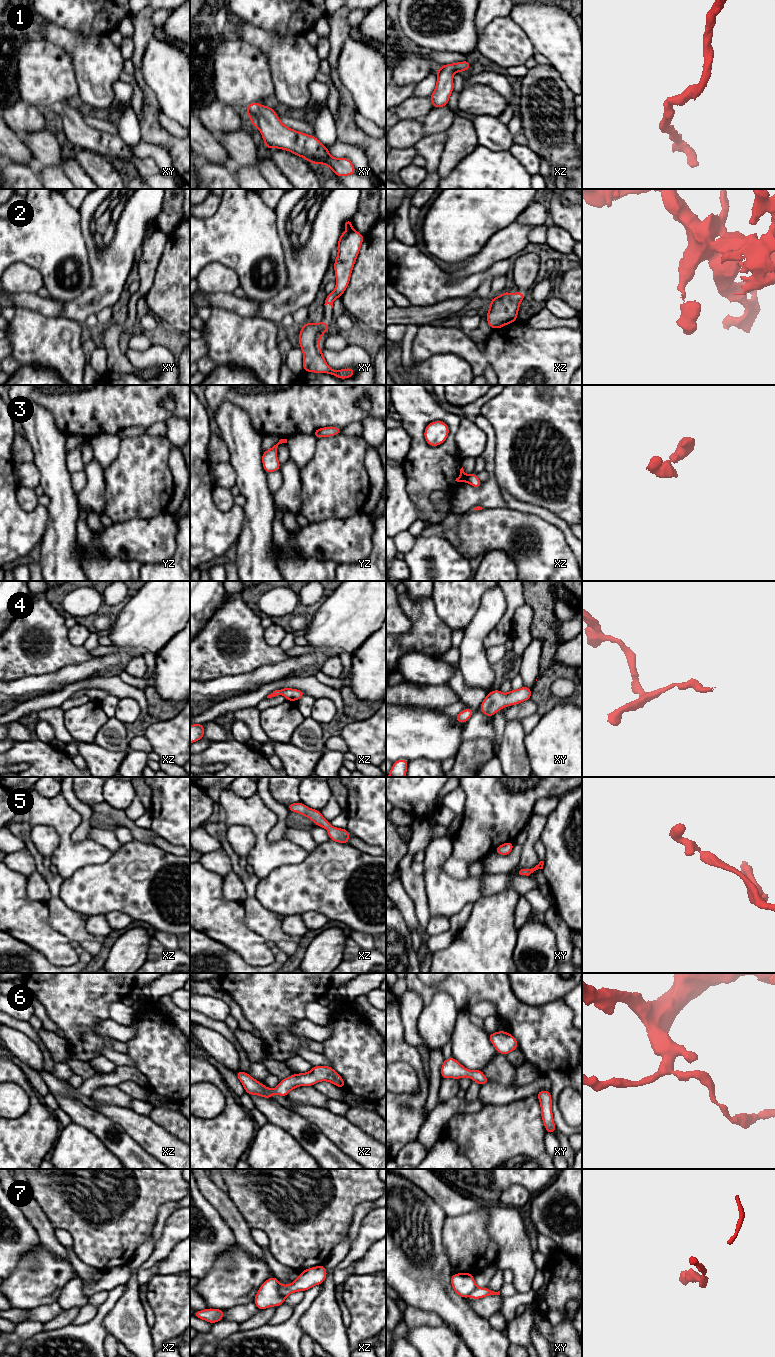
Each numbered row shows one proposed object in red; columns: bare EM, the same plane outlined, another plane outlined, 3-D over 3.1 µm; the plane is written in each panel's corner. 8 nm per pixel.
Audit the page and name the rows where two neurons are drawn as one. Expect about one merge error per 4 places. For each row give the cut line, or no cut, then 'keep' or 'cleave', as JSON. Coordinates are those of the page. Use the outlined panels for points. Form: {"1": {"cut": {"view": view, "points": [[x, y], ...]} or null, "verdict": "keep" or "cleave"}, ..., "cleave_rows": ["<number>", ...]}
{"1": {"cut": null, "verdict": "keep"}, "2": {"cut": null, "verdict": "keep"}, "3": {"cut": {"view": "xz", "points": [[467, 475], [465, 481]]}, "verdict": "cleave"}, "4": {"cut": null, "verdict": "keep"}, "5": {"cut": null, "verdict": "keep"}, "6": {"cut": null, "verdict": "keep"}, "7": {"cut": {"view": "xz", "points": [[279, 1285], [278, 1292], [284, 1298]]}, "verdict": "cleave"}, "cleave_rows": ["3", "7"]}

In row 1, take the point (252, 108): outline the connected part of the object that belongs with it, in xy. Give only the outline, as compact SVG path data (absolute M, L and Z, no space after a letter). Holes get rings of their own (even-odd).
M254 102L247 106L245 112L251 118L251 124L259 129L265 148L283 149L312 164L324 164L338 177L356 173L353 163L348 158L332 157L327 146L315 136L298 132L284 125L273 107Z

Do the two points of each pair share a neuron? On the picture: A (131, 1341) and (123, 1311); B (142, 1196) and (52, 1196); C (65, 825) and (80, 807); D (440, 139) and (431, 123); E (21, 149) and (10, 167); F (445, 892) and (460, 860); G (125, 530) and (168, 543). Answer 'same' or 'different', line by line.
A: same
B: same
C: different
D: same
E: different
F: different
G: same

